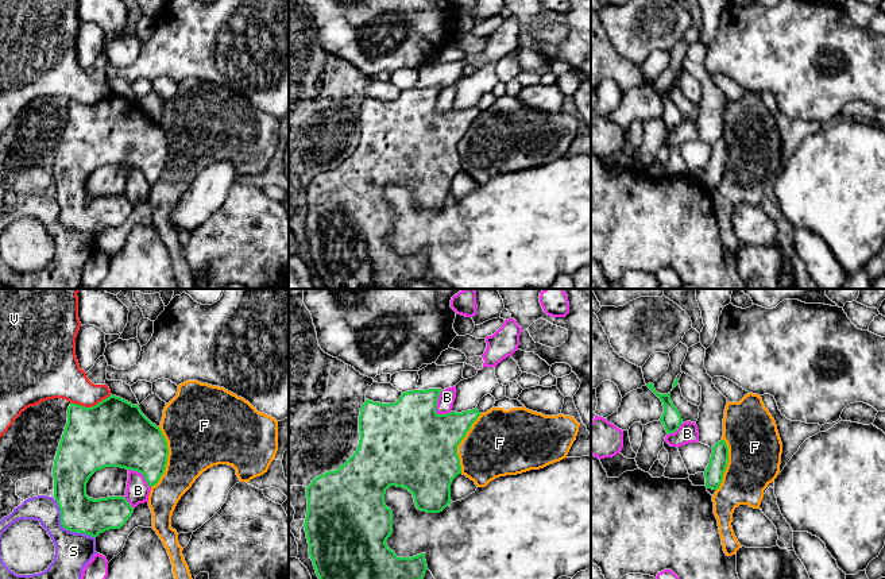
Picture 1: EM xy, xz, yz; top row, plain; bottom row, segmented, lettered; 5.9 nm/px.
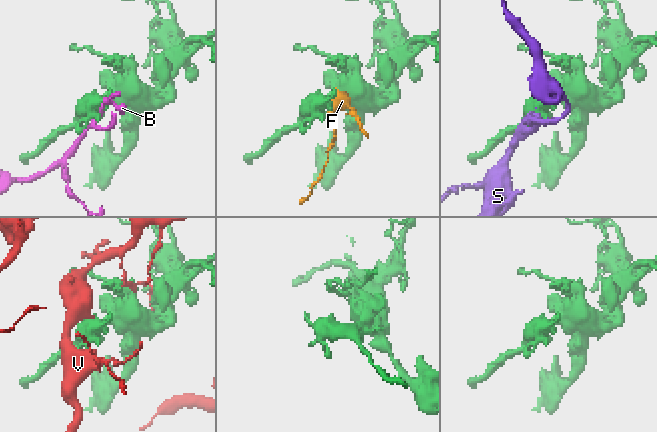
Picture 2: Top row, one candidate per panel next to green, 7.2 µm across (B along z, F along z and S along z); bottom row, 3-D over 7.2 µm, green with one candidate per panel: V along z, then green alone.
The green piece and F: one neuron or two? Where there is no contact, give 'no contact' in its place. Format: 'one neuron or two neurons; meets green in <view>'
two neurons; meets green in xy

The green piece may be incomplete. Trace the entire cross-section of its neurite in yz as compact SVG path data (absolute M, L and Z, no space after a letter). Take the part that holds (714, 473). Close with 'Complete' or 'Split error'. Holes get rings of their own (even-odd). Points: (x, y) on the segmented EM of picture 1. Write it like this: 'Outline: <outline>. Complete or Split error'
Outline: M724 440L718 441L712 447L712 453L710 458L710 463L704 471L706 476L706 487L718 490L722 480L723 480L723 474L726 471L729 463L729 447Z. Complete

